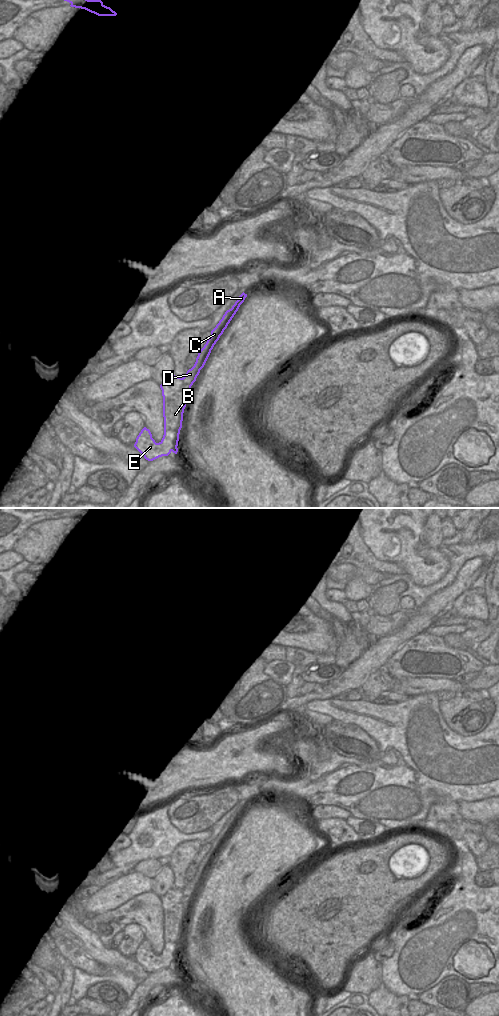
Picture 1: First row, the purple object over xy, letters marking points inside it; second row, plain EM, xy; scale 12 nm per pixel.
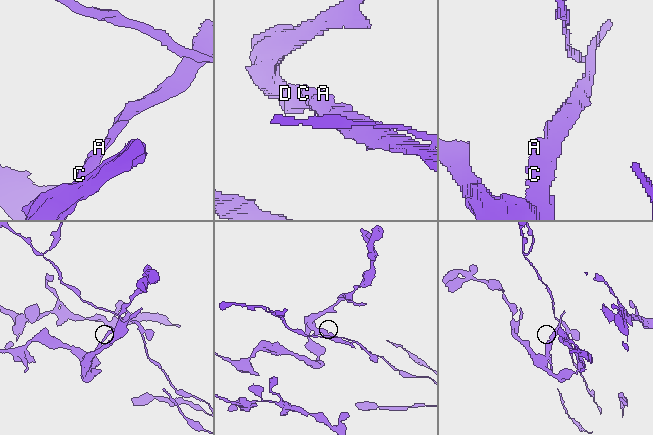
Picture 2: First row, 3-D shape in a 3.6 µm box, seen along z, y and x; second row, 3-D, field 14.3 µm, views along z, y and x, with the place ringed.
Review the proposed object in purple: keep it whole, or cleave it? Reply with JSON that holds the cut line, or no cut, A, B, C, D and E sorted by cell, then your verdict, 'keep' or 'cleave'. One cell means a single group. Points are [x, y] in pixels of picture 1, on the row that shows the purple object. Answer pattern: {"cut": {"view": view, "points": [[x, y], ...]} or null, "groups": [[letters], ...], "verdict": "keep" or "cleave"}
{"cut": {"view": "xy", "points": [[182, 378], [191, 385]]}, "groups": [["A", "C", "D"], ["B", "E"]], "verdict": "cleave"}

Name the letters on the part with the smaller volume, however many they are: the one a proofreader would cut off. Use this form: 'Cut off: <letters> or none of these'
Cut off: A, C, D

